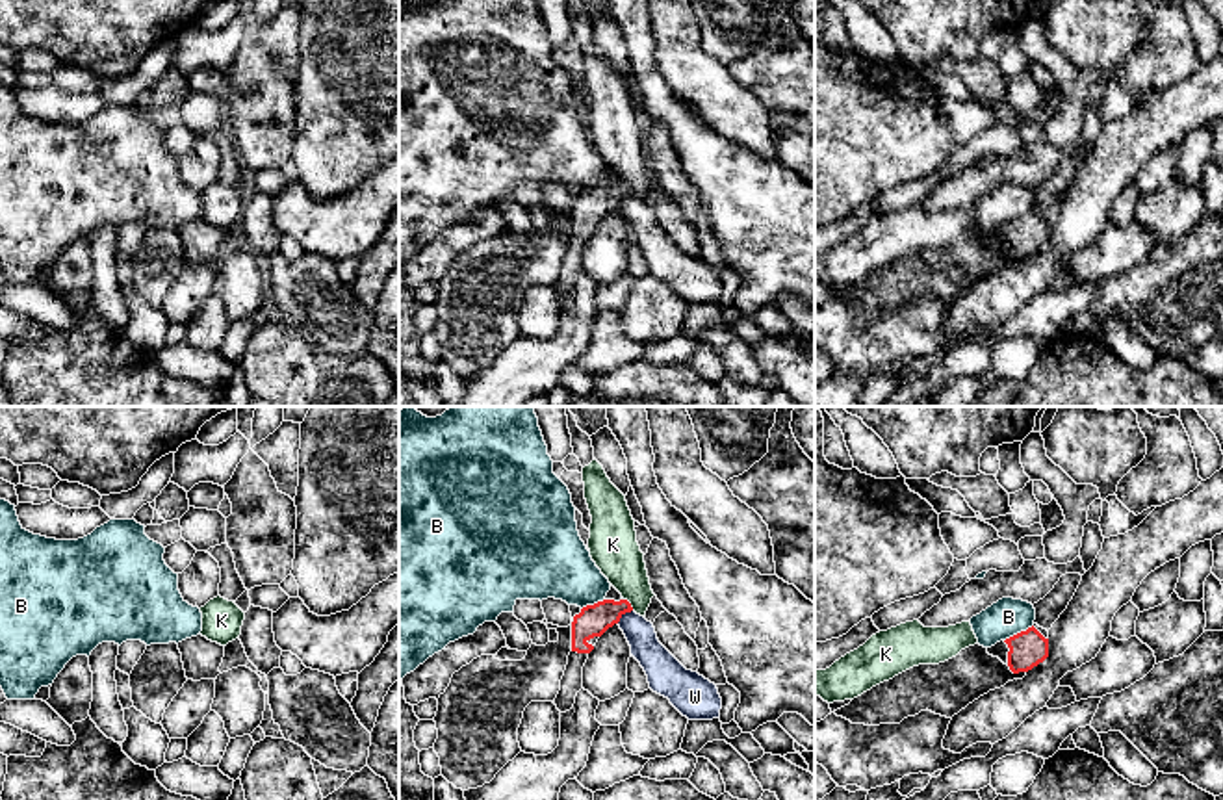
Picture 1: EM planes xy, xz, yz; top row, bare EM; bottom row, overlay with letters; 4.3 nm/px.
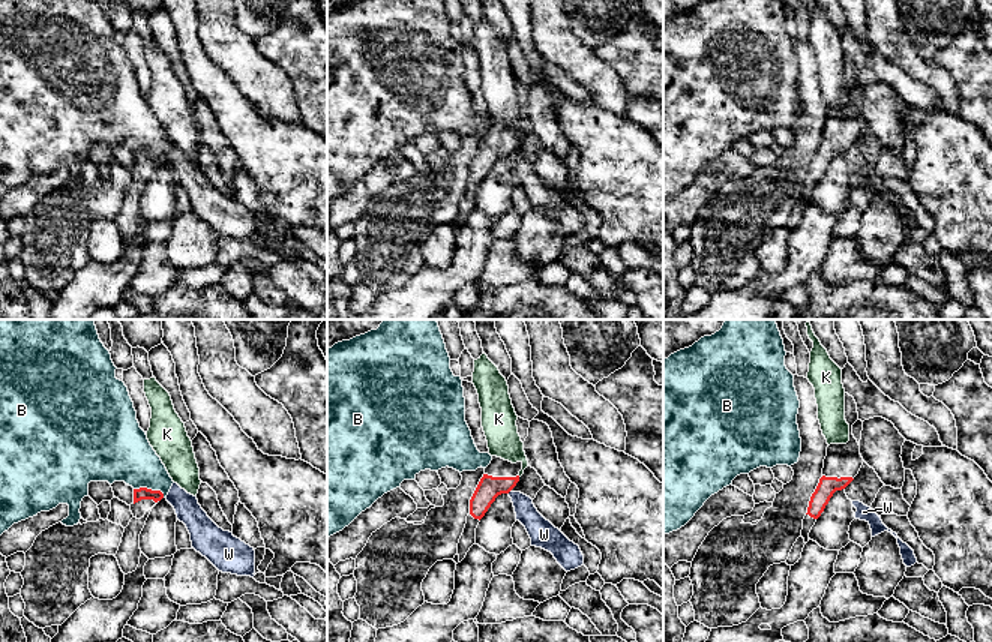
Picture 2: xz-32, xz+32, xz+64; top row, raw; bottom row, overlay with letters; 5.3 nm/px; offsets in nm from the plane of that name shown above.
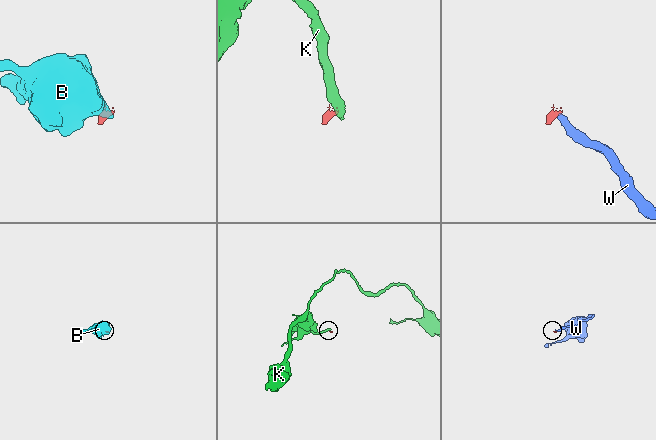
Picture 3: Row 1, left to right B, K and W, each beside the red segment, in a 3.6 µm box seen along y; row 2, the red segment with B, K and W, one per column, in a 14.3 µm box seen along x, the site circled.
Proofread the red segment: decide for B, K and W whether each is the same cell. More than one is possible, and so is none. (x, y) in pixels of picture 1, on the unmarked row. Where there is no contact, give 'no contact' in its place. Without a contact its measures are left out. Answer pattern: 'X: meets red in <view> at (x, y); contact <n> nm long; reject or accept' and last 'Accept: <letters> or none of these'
B: meets red in yz at (1017, 218); contact 150 nm long; reject
K: meets red in xz at (630, 188); contact 70 nm long; reject
W: meets red in xz at (624, 197); contact 90 nm long; reject
Accept: none of these

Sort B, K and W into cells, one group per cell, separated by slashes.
B W / K

